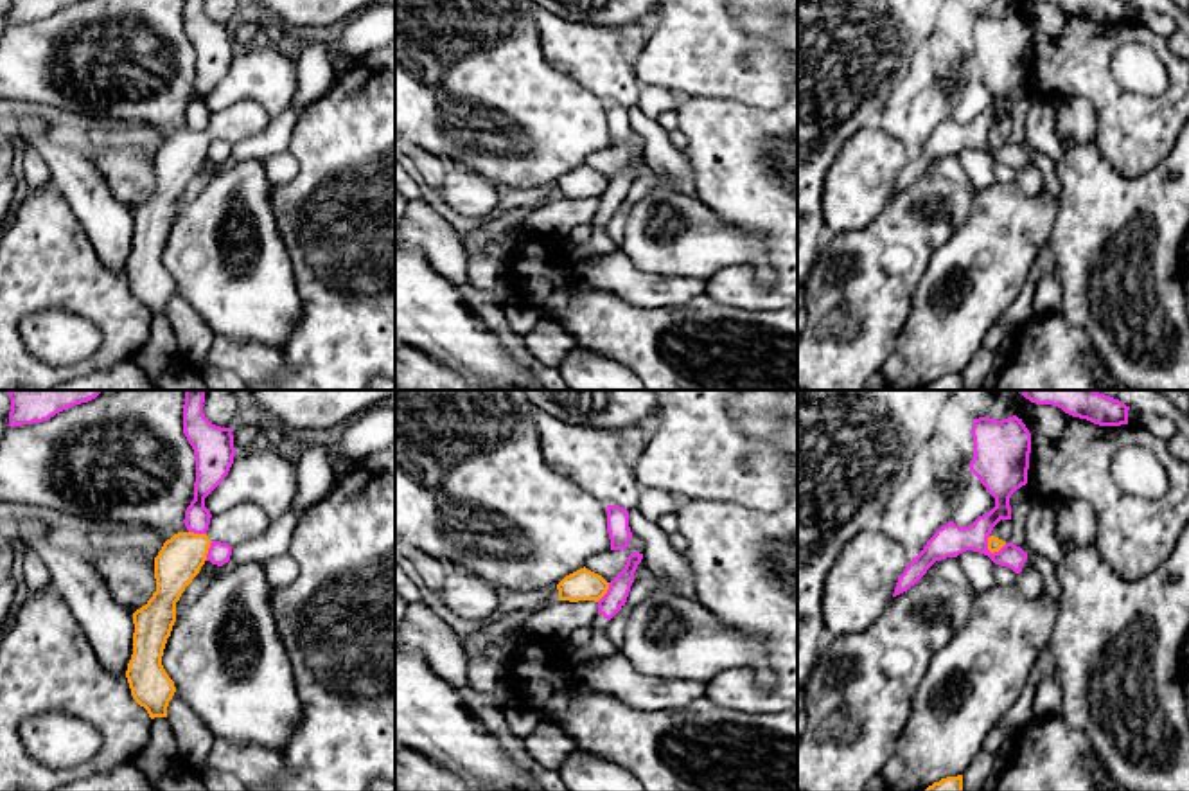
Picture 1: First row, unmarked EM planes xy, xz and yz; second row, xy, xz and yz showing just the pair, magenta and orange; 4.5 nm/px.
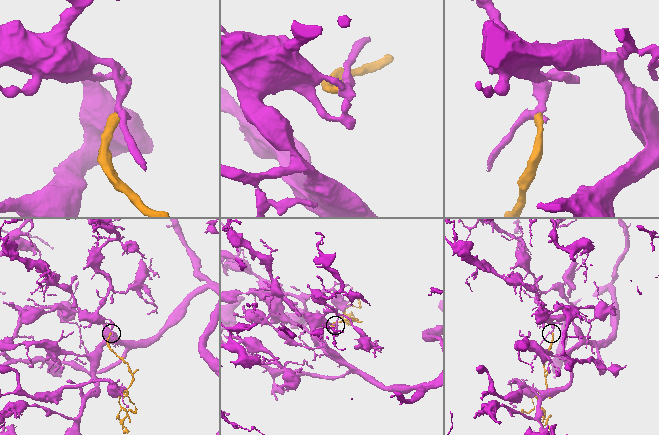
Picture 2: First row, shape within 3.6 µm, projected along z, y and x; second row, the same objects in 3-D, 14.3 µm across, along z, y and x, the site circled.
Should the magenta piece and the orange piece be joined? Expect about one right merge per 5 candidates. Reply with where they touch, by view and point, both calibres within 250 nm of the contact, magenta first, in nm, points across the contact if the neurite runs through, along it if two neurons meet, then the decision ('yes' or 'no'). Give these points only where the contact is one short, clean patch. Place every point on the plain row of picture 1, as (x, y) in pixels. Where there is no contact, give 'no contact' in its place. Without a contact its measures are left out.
contact yz (990, 150); calibres 150 and 60 nm; border yz (986, 135), (986, 144), (992, 150), (997, 150), (1006, 141); no

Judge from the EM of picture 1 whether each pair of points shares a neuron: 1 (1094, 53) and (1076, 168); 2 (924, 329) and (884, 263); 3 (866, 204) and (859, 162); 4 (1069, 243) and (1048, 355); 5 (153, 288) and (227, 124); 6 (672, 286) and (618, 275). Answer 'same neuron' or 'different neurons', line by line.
1: different neurons
2: different neurons
3: same neuron
4: different neurons
5: same neuron
6: same neuron

